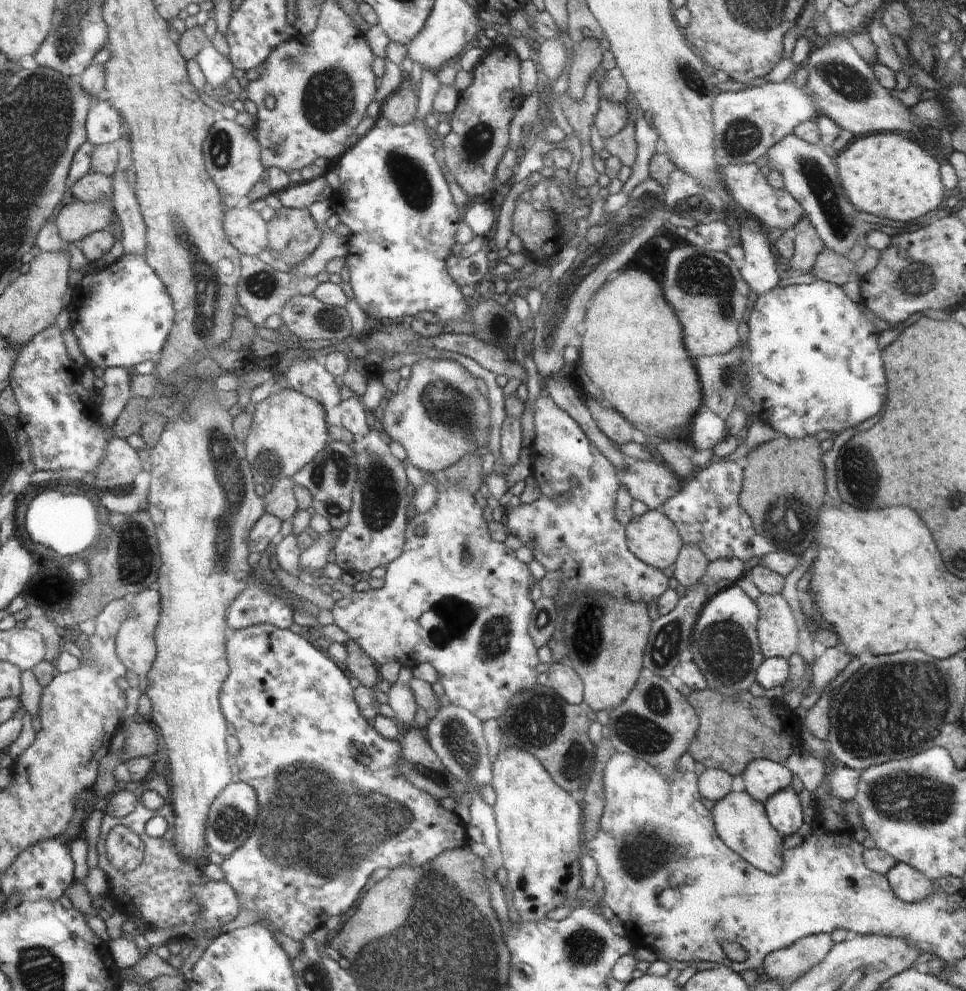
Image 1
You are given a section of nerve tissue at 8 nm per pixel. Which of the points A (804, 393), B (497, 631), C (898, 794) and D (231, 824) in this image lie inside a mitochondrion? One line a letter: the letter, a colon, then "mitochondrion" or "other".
A: other
B: mitochondrion
C: mitochondrion
D: mitochondrion

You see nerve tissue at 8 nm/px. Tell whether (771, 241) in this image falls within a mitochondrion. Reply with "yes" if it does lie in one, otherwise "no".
no

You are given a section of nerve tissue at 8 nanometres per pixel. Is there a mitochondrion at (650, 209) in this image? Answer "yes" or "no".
yes

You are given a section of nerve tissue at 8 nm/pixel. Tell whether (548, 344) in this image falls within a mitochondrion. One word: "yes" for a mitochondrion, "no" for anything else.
yes

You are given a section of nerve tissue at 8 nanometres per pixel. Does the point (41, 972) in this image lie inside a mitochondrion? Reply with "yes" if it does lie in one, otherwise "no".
yes

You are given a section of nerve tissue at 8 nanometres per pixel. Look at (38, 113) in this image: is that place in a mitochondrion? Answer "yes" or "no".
yes

